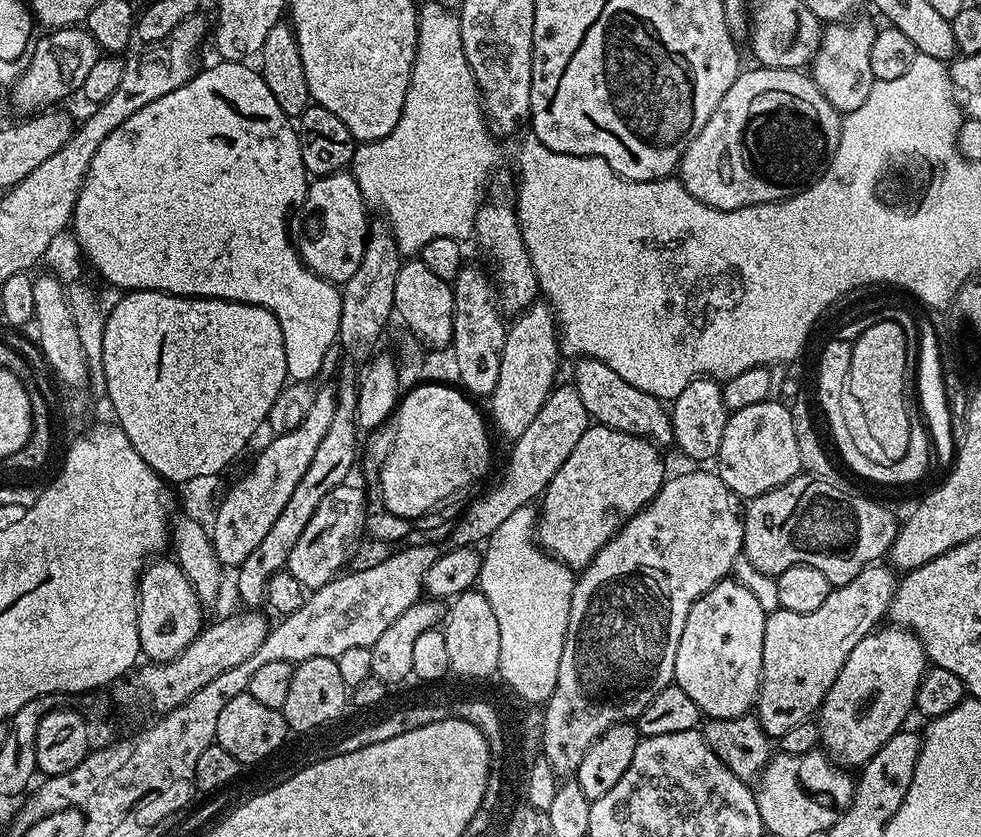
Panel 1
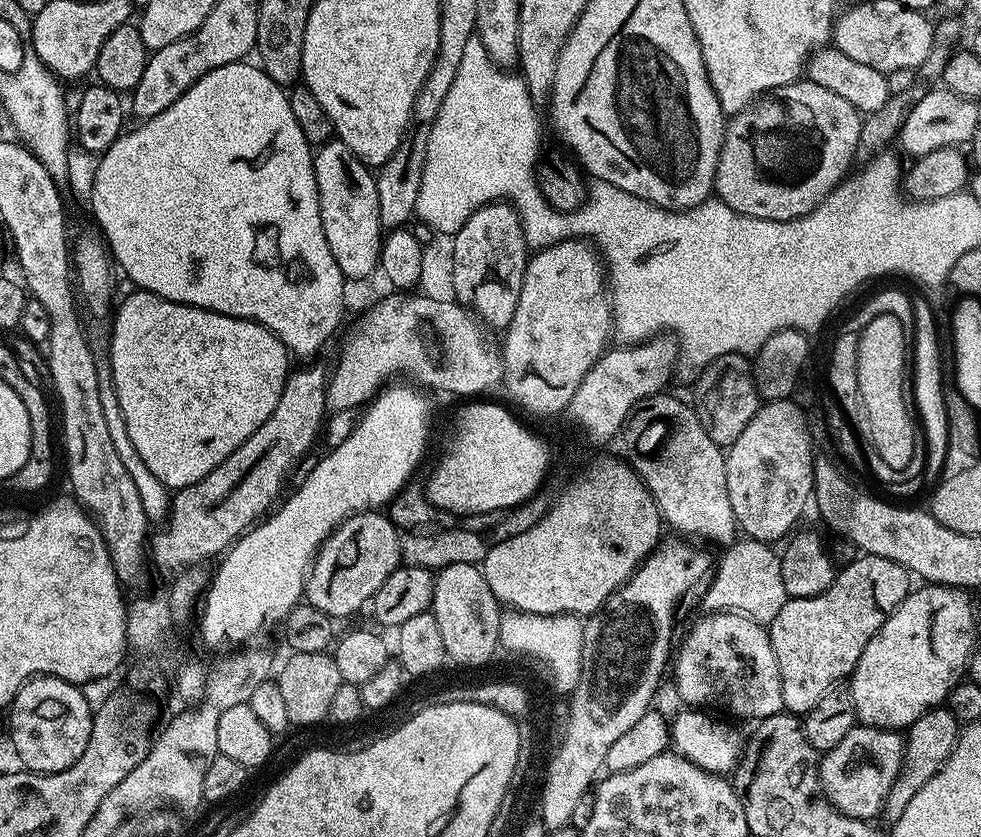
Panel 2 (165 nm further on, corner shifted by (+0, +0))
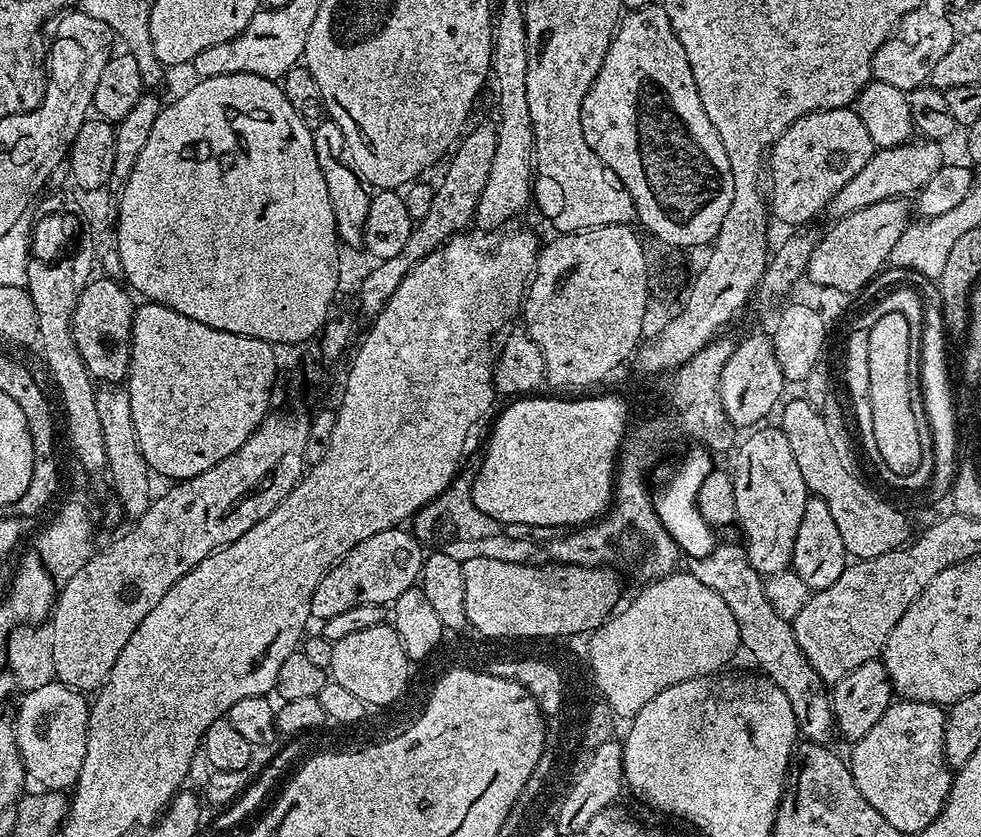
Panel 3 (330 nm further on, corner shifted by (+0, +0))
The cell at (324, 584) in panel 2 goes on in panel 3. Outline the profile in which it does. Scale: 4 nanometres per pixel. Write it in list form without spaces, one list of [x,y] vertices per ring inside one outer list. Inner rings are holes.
[[[400,526],[382,530],[366,538],[366,542],[358,542],[358,546],[347,552],[318,582],[312,599],[312,616],[323,622],[353,606],[391,605],[398,594],[406,594],[406,590],[413,588],[419,581],[425,555],[420,541],[411,531]]]

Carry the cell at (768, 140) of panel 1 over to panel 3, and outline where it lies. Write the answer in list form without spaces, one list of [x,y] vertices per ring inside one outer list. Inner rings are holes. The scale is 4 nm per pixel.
[[[855,107],[831,108],[818,110],[798,118],[774,143],[766,156],[766,203],[771,215],[776,216],[784,224],[799,226],[815,221],[819,212],[823,213],[829,202],[870,162],[876,151],[874,142],[870,142],[870,134],[862,118],[858,118]]]

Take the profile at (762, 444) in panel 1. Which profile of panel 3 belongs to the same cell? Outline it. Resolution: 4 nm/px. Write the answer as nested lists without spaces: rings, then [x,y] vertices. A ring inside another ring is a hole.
[[[768,426],[749,431],[745,435],[749,436],[739,441],[735,449],[736,465],[730,468],[730,475],[736,507],[735,523],[744,531],[742,544],[748,553],[748,561],[756,572],[767,578],[791,569],[794,538],[798,535],[802,510],[806,510],[810,493],[786,434],[779,426],[764,427]]]

